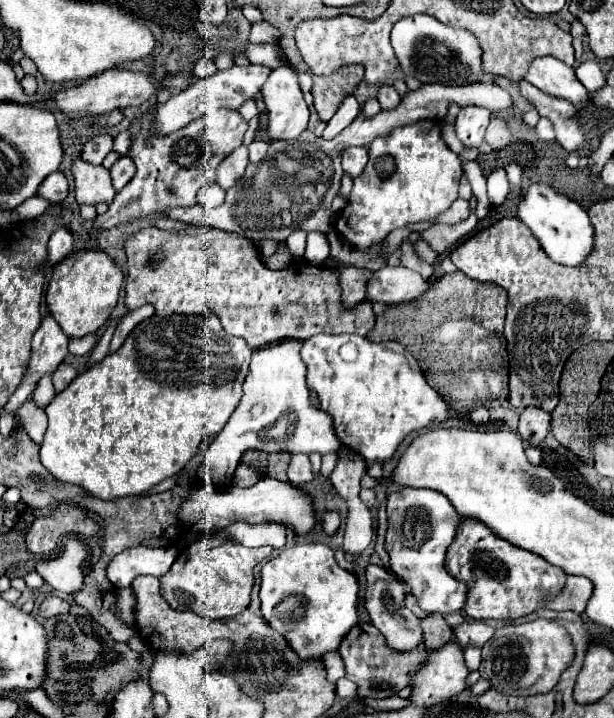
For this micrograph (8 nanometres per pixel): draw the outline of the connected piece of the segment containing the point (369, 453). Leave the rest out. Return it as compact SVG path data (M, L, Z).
M315 335L303 341L303 363L307 365L307 387L317 393L321 409L333 417L335 431L343 445L359 453L369 465L373 461L387 461L393 457L399 443L413 431L431 423L441 423L449 417L449 405L427 383L419 361L399 341L373 343L359 335Z

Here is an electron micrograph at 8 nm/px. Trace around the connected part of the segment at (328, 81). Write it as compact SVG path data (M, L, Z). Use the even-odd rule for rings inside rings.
M313 77L313 97L315 97L315 109L321 117L321 121L329 121L333 113L337 111L339 103L345 95L353 93L355 85L337 85L331 77Z

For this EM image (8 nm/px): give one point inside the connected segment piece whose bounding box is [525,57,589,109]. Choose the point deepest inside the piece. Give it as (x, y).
(554, 78)

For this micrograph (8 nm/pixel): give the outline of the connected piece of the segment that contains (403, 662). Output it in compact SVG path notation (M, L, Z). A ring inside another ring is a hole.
M359 623L343 639L343 643L339 645L339 653L345 661L345 677L357 685L359 697L385 699L397 695L399 689L409 685L411 673L419 663L423 663L425 649L417 647L413 651L395 651L387 645L385 637L377 627L373 627L371 623Z

